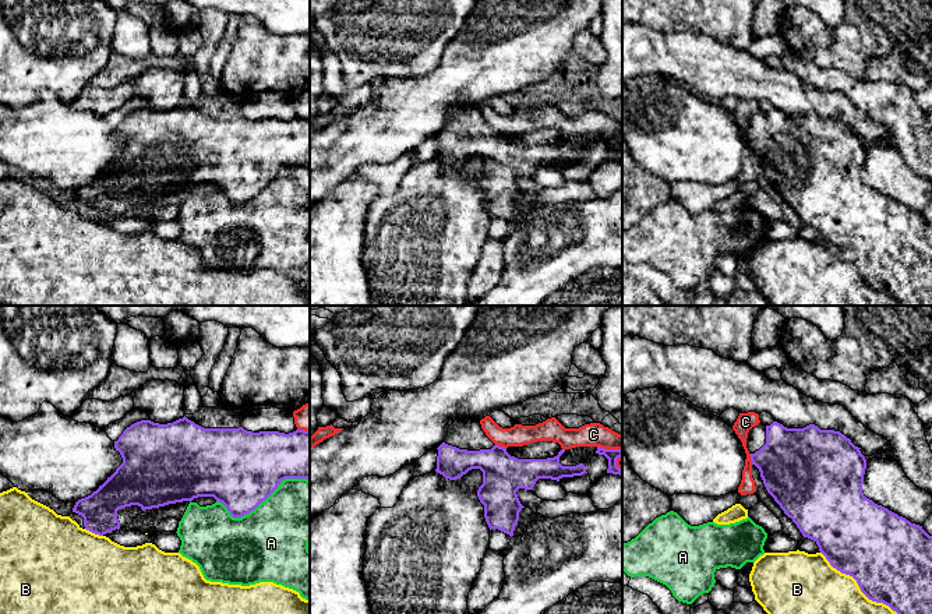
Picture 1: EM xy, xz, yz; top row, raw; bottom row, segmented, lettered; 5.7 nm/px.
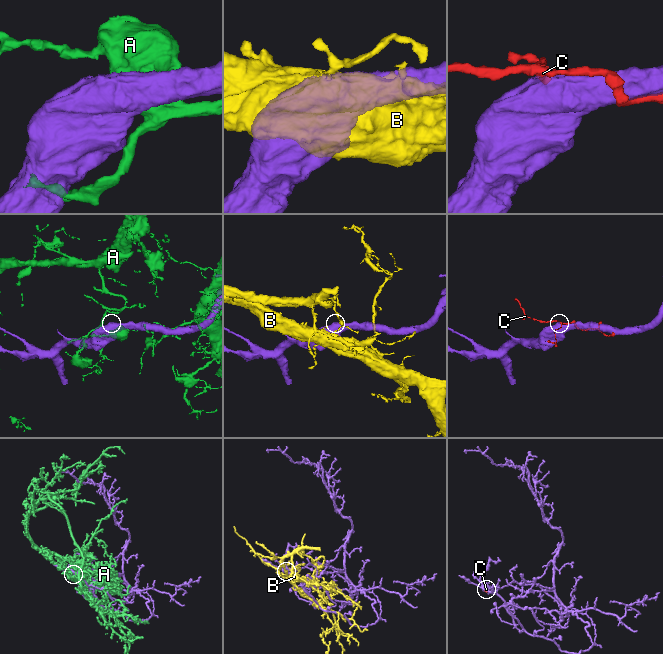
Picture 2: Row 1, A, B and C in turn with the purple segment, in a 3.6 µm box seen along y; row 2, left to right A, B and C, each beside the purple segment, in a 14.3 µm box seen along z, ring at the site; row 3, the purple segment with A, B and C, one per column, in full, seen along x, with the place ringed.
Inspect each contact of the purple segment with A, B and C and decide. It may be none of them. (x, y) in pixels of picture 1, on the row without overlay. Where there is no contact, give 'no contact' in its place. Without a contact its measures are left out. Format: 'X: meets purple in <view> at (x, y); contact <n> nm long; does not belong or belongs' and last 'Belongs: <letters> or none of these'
A: meets purple in xy at (262, 187); contact 550 nm long; does not belong
B: meets purple in yz at (858, 272); contact 600 nm long; does not belong
C: meets purple in xz at (501, 134); contact 70 nm long; does not belong
Belongs: none of these

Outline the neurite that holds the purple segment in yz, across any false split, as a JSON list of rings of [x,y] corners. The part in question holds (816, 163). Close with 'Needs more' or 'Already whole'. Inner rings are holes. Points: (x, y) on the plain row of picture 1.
[[[773,109],[770,113],[763,113],[759,110],[758,113],[752,114],[748,120],[746,135],[751,141],[752,152],[755,152],[760,159],[760,165],[767,180],[774,186],[784,201],[792,207],[802,223],[813,227],[818,232],[819,239],[826,244],[833,255],[841,261],[852,264],[857,268],[861,279],[869,287],[889,293],[899,301],[900,306],[932,306],[932,223],[929,223],[922,214],[911,211],[905,205],[875,191],[872,187],[864,183],[862,172],[866,147],[850,126],[840,119],[820,117],[815,112],[809,112],[804,116],[787,116],[783,112]]]. Needs more

